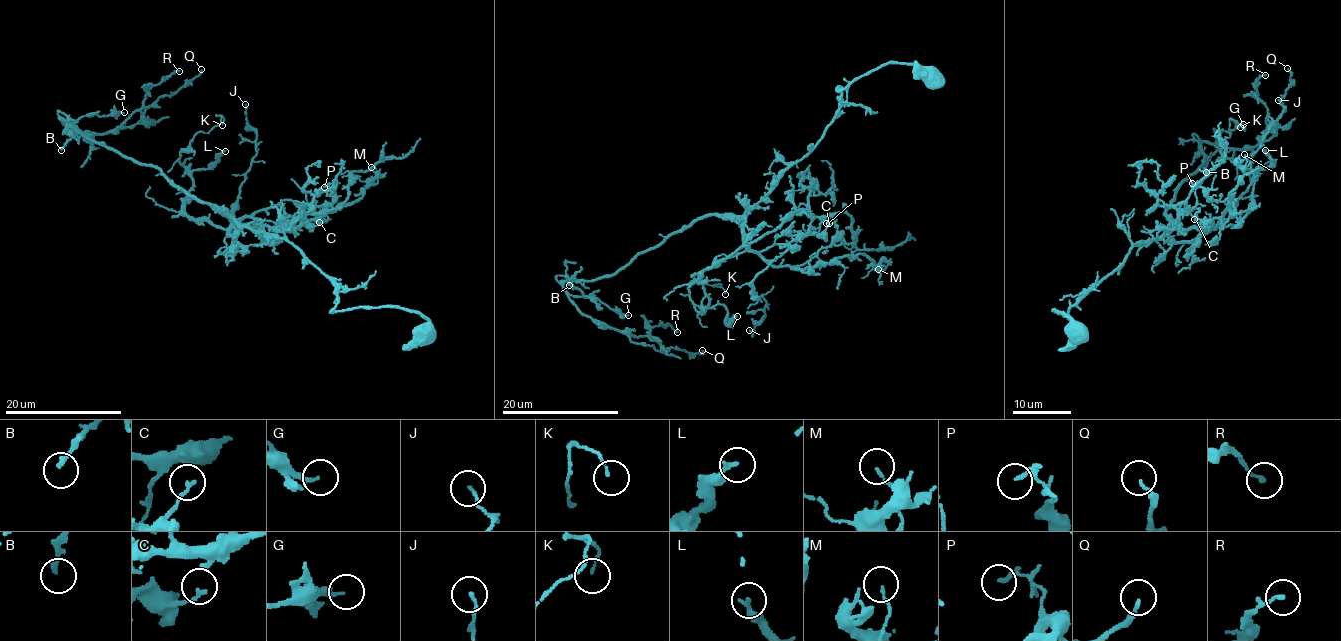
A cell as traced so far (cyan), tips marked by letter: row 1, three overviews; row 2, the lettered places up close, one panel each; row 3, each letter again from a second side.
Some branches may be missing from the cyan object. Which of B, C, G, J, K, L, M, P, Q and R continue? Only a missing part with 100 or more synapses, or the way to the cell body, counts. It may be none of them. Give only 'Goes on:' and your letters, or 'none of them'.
Goes on: none of them

